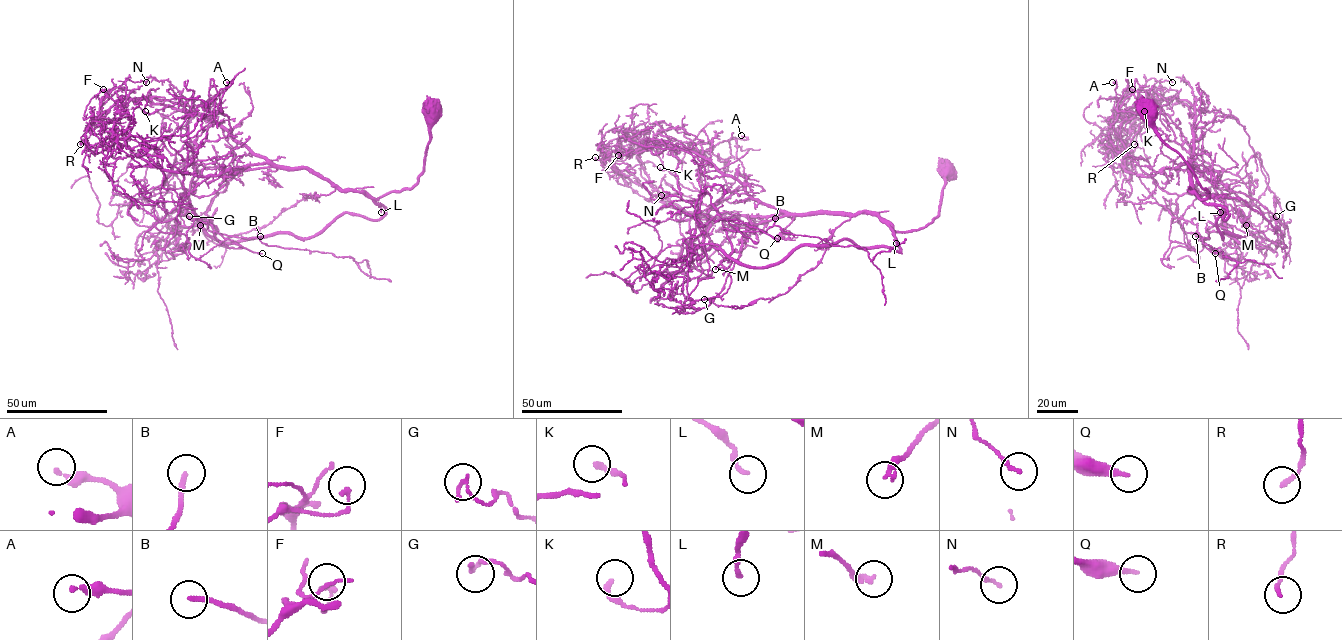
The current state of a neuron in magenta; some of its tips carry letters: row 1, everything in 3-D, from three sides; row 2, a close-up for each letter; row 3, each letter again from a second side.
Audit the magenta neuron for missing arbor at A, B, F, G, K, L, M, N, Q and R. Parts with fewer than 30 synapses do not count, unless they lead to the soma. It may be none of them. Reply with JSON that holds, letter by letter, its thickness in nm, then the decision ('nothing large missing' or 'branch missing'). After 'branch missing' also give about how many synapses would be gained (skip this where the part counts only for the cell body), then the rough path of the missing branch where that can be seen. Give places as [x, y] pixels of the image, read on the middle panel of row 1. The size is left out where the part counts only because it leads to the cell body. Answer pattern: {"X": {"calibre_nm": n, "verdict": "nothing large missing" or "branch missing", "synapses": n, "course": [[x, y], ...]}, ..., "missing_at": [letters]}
{"A": {"calibre_nm": 280, "verdict": "nothing large missing"}, "B": {"calibre_nm": 200, "verdict": "branch missing", "synapses": 50, "course": [[775, 218], [784, 173], [758, 170], [738, 162], [739, 178], [732, 190]]}, "F": {"calibre_nm": 190, "verdict": "nothing large missing"}, "G": {"calibre_nm": 190, "verdict": "nothing large missing"}, "K": {"calibre_nm": 240, "verdict": "nothing large missing"}, "L": {"calibre_nm": 200, "verdict": "nothing large missing"}, "M": {"calibre_nm": 260, "verdict": "nothing large missing"}, "N": {"calibre_nm": 150, "verdict": "nothing large missing"}, "Q": {"calibre_nm": 260, "verdict": "branch missing", "synapses": 100, "course": [[777, 238], [800, 247], [803, 255], [797, 268], [798, 276], [826, 288], [833, 296], [851, 305], [856, 312]]}, "R": {"calibre_nm": 160, "verdict": "nothing large missing"}, "missing_at": ["B", "Q"]}

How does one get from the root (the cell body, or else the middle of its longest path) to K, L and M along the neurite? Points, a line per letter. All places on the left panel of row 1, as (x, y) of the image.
K: (431, 109), (419, 180), (377, 199), (301, 167), (227, 181), (223, 164), (191, 162), (181, 102), (145, 111)
L: (431, 109), (424, 170), (410, 188), (374, 199), (381, 212)
M: (431, 109), (424, 170), (410, 188), (375, 199), (340, 190), (301, 167), (247, 168), (219, 189), (200, 225)

